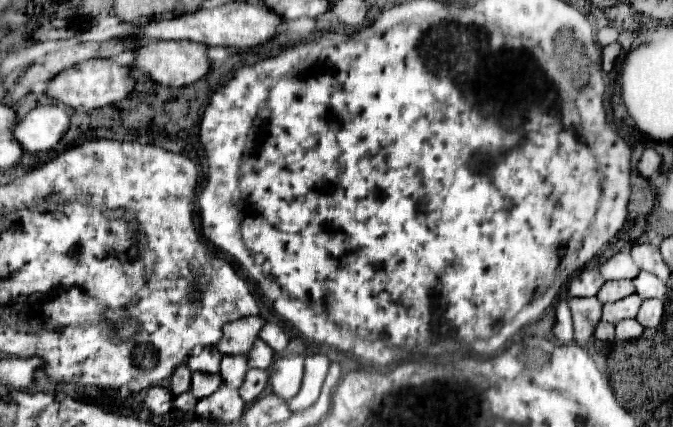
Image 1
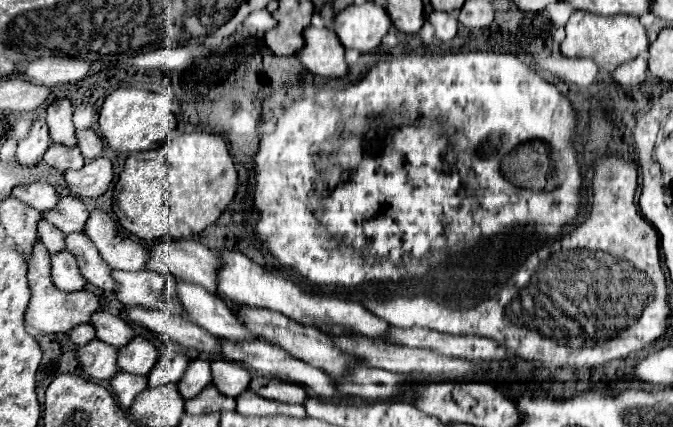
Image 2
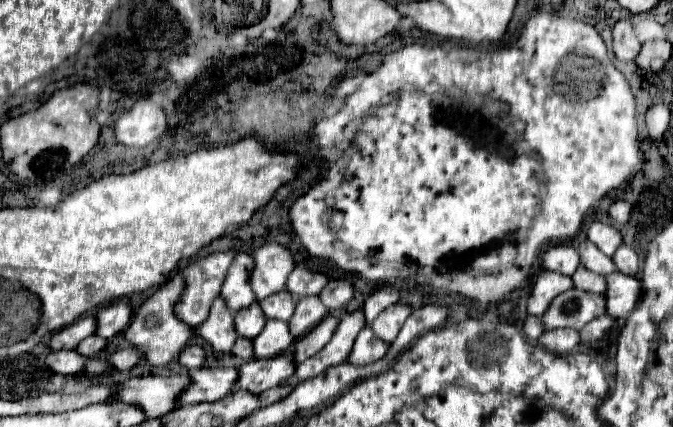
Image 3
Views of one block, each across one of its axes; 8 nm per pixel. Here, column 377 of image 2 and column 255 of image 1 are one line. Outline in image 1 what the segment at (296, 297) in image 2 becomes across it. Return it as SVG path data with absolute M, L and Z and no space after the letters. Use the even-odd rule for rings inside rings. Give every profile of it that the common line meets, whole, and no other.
M250 316L250 318L236 320L234 324L226 324L224 336L216 346L218 352L222 352L222 354L248 354L264 324L266 324L266 320L262 316Z

